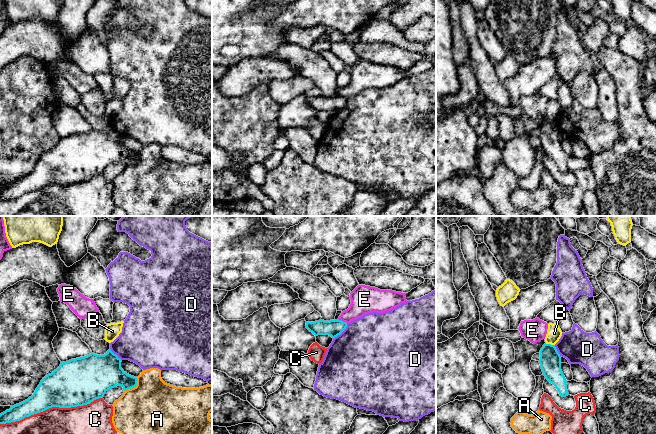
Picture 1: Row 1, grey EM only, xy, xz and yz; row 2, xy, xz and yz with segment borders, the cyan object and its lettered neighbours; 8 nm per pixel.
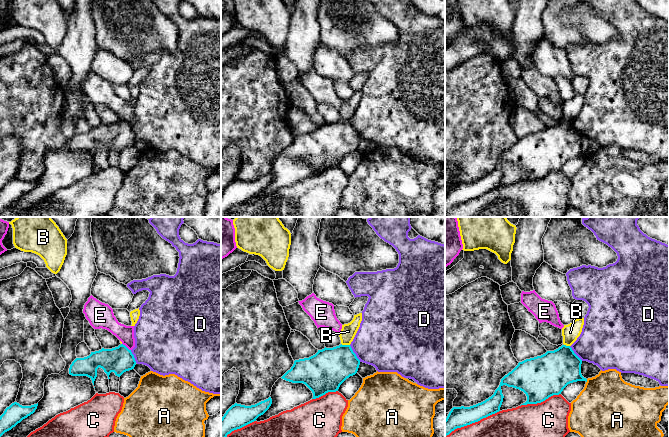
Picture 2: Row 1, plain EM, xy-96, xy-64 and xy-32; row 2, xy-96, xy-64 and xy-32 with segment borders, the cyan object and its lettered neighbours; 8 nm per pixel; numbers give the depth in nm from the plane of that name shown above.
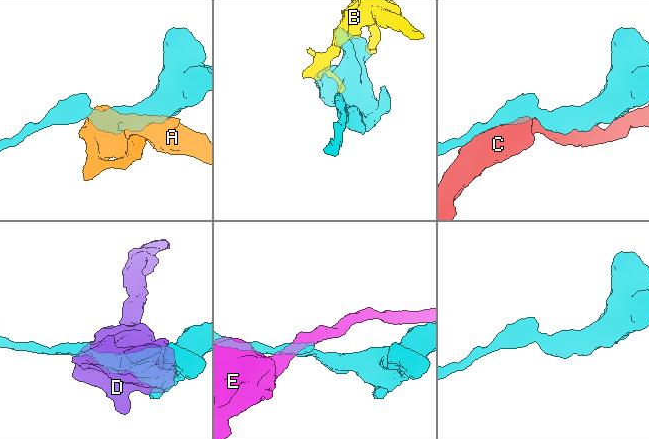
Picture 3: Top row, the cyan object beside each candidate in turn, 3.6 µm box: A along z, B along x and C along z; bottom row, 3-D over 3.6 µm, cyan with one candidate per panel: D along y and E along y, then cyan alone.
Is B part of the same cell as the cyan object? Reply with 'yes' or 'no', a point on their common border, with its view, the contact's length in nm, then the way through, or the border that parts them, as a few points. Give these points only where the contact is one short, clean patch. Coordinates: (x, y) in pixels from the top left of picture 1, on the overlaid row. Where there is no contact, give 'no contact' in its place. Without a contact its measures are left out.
no | yz (550, 344) | 80 nm | along yz (545, 343), (554, 345)

